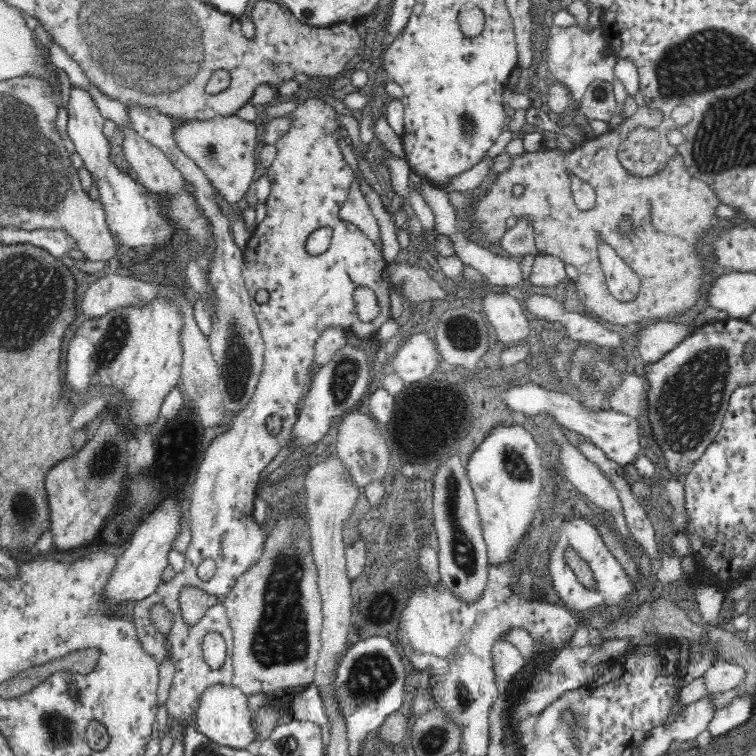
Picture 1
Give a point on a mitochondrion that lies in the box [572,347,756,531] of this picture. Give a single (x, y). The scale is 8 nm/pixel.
(592, 374)

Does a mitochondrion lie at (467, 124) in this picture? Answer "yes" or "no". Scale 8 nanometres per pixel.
yes

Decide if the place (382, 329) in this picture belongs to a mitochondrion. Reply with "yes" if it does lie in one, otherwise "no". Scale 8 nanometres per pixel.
no

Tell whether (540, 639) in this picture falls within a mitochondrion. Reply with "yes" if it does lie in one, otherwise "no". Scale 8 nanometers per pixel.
no

